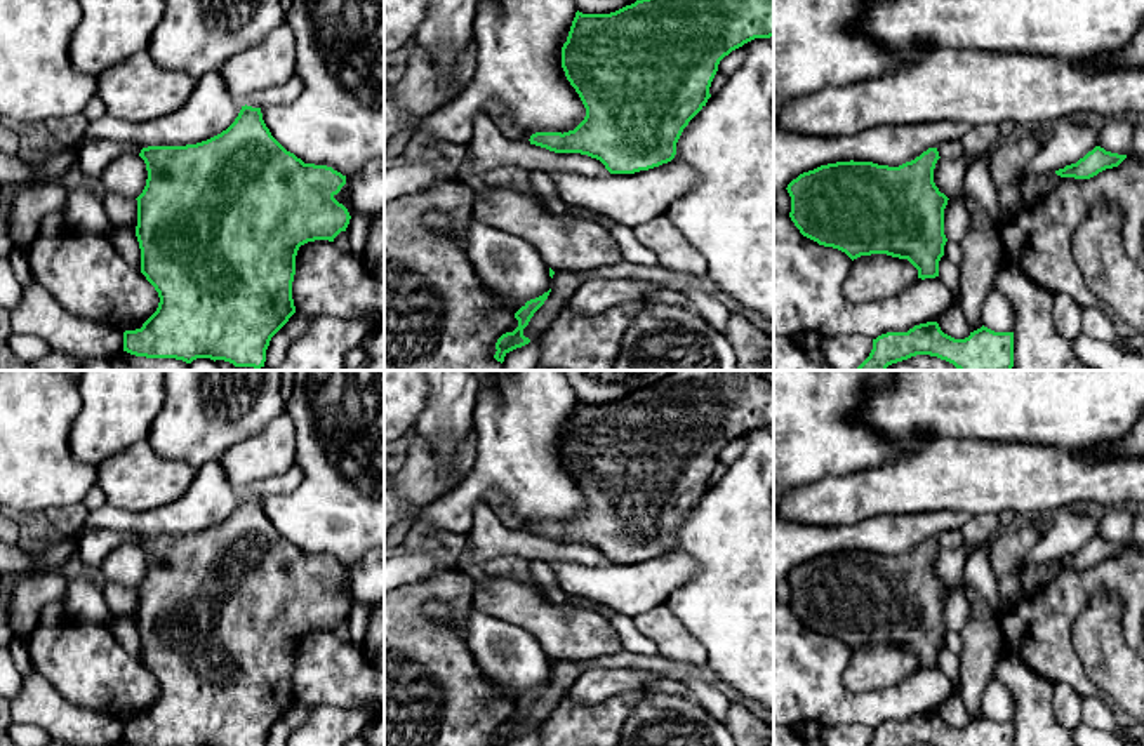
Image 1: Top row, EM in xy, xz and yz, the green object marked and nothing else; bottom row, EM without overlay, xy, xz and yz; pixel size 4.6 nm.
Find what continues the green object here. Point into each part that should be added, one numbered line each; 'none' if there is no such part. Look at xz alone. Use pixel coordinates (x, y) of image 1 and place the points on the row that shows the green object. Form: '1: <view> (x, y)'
none

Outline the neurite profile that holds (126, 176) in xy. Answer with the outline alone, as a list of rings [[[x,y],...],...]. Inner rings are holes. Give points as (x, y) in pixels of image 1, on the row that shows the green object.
[[[120,155],[103,170],[99,179],[108,193],[137,198],[146,186],[146,163],[139,155]]]

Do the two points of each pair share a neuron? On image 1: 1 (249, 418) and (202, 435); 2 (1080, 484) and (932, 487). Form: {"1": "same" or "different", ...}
{"1": "same", "2": "same"}

